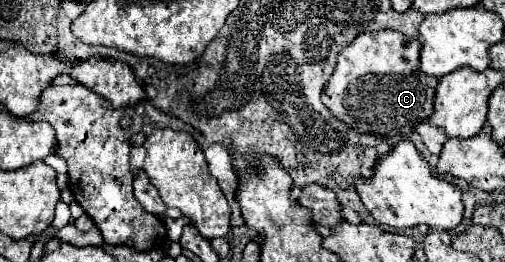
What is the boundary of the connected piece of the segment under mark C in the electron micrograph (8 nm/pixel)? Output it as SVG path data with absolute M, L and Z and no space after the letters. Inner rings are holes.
M373 31L357 35L337 59L337 67L323 87L325 107L353 131L367 131L367 115L377 117L377 135L391 135L385 139L389 147L413 133L413 127L425 121L433 111L433 97L437 79L419 69L421 43L413 37L405 37L399 31ZM385 83L385 89L383 85ZM367 113L367 115L365 115ZM385 123L385 125L383 125Z

